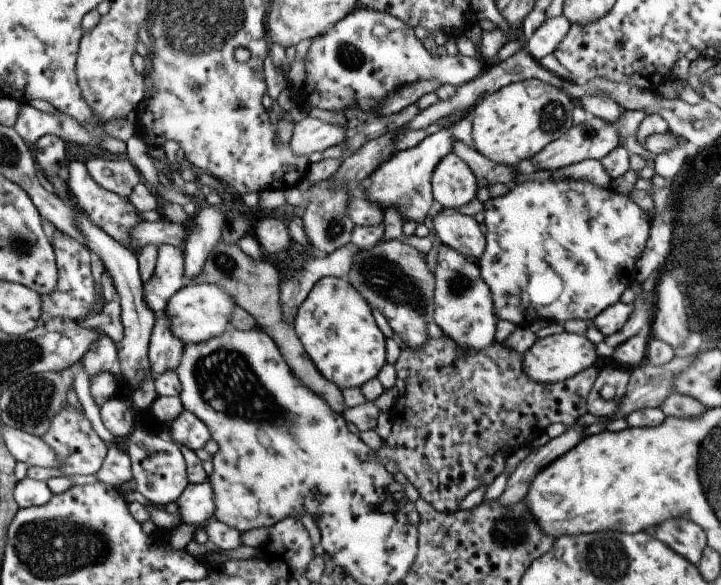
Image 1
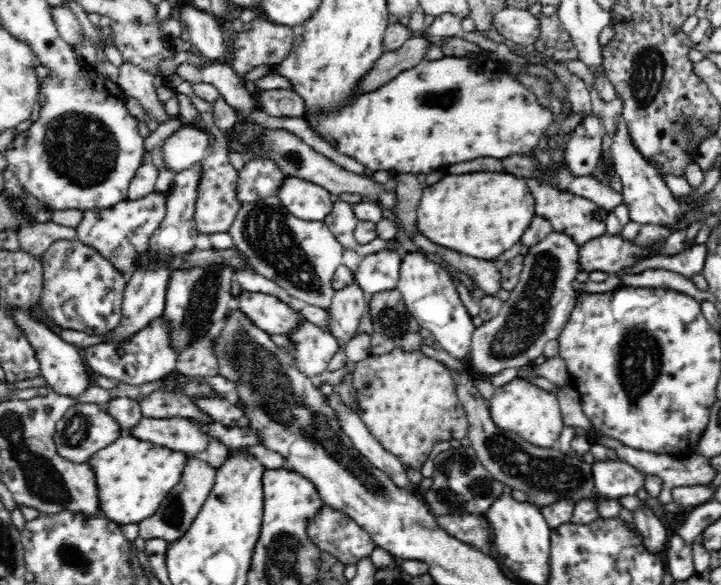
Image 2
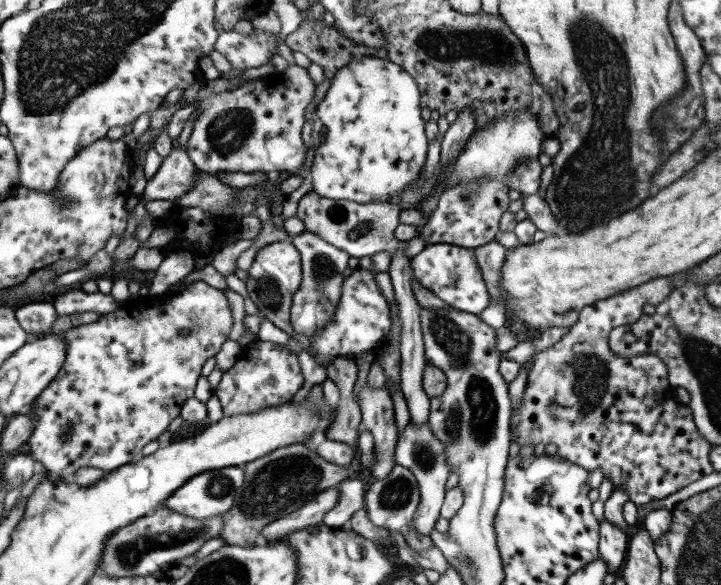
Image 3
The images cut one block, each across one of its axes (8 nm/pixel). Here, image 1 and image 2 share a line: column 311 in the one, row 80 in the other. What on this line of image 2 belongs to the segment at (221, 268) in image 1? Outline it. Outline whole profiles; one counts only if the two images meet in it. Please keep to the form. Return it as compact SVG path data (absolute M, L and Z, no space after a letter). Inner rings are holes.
M411 36L399 49L385 51L357 82L357 94L376 90L396 78L403 70L414 68L431 45L432 43L422 36Z

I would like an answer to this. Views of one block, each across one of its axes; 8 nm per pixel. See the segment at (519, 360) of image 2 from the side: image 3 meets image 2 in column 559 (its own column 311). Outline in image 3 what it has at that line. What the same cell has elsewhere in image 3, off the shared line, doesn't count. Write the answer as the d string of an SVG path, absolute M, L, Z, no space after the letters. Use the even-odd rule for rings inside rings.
M310 232L300 235L289 235L288 241L298 250L301 255L302 282L294 293L291 306L291 326L295 334L316 335L326 329L326 326L334 318L334 308L340 302L342 296L342 284L344 270L349 267L350 256L322 240L320 236Z

